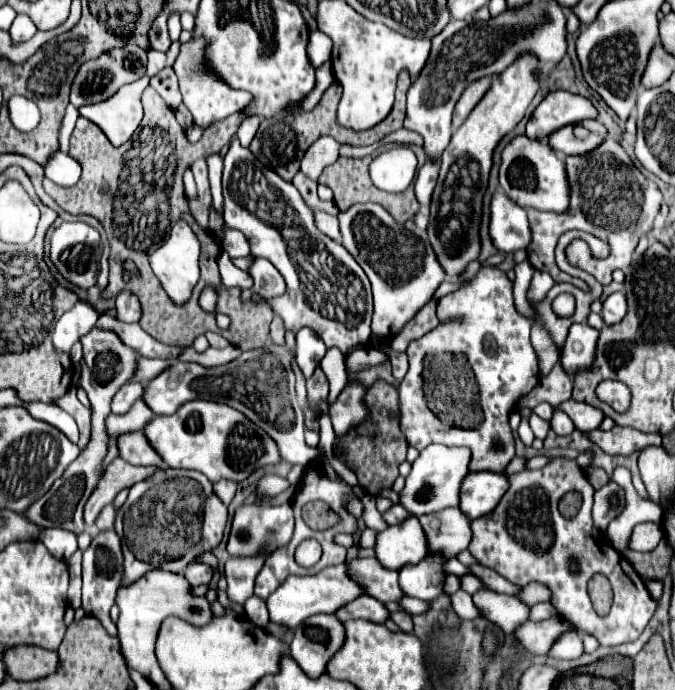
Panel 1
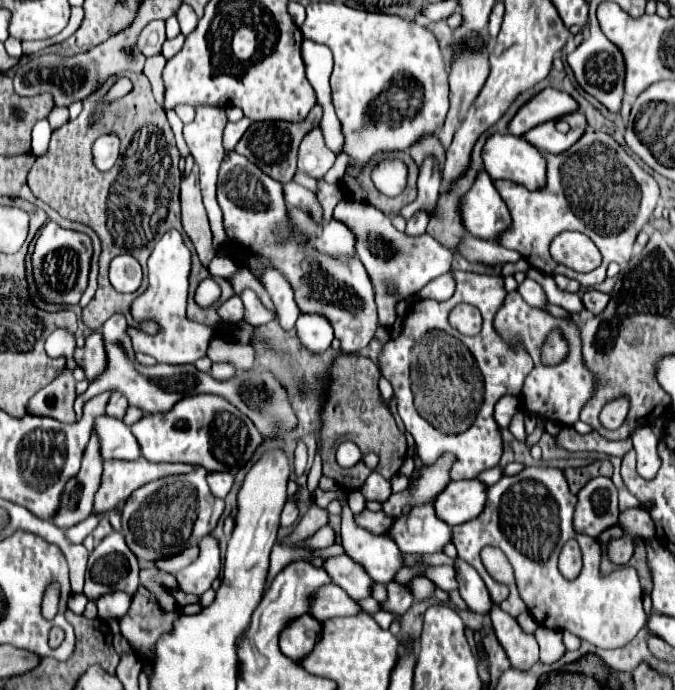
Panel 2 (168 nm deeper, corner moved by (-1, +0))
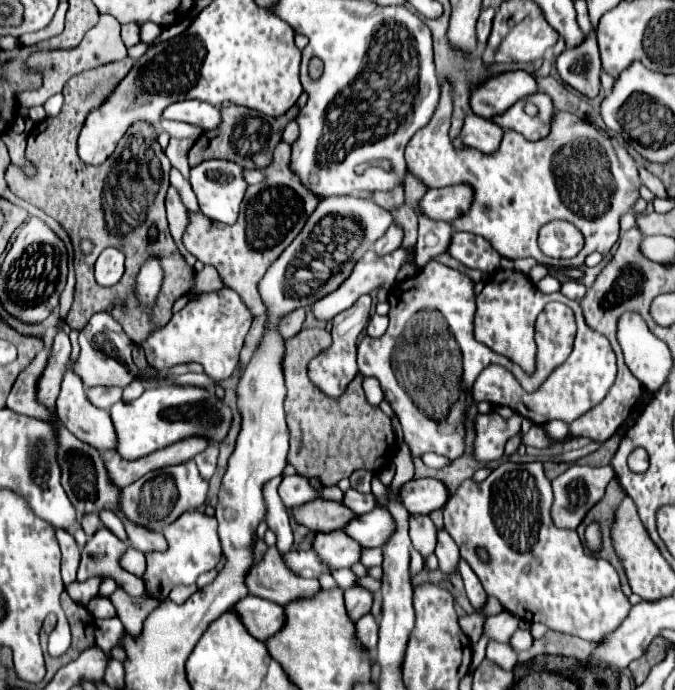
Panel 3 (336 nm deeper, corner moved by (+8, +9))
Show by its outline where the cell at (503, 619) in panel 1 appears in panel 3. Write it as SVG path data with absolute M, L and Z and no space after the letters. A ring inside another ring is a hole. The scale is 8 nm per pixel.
M438 528L438 542L436 542L436 558L440 562L440 570L450 574L456 570L456 562L460 560L460 552L458 552L458 546L456 542L450 538L450 534L444 530L444 528Z

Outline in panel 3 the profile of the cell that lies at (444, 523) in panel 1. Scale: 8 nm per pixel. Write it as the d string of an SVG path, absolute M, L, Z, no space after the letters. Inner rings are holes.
M374 508L352 518L346 526L342 526L342 532L354 538L362 548L378 548L392 532L392 516L386 508Z

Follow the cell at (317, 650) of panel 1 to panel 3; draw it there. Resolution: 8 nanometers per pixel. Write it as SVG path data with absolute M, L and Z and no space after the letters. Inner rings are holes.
M244 596L232 606L232 612L238 614L240 622L256 640L264 642L284 626L284 610L268 600L256 596Z

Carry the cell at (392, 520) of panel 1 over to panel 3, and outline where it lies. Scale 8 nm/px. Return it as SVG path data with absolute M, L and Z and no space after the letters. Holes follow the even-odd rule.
M312 500L292 510L292 516L298 524L310 528L312 532L332 532L344 526L348 518L354 518L350 510L344 510L340 502L332 500Z

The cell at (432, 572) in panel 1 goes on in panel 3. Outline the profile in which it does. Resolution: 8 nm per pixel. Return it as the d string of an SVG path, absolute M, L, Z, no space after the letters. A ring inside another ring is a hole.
M348 588L344 592L344 604L348 608L348 616L352 618L352 622L356 622L370 612L372 592L366 588Z

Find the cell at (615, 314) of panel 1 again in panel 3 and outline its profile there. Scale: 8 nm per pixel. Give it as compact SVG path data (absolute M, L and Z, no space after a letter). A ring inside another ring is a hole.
M568 280L568 282L564 282L564 284L560 286L560 292L562 292L566 298L570 298L570 300L580 300L580 298L584 298L584 294L586 294L586 286L580 284L580 282L576 282L576 280Z

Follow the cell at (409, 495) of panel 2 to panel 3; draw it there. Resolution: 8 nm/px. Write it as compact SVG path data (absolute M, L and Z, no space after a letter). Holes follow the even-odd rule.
M350 488L344 492L342 504L346 508L350 508L354 514L364 514L364 512L376 508L376 496L374 494L360 494L360 492Z

